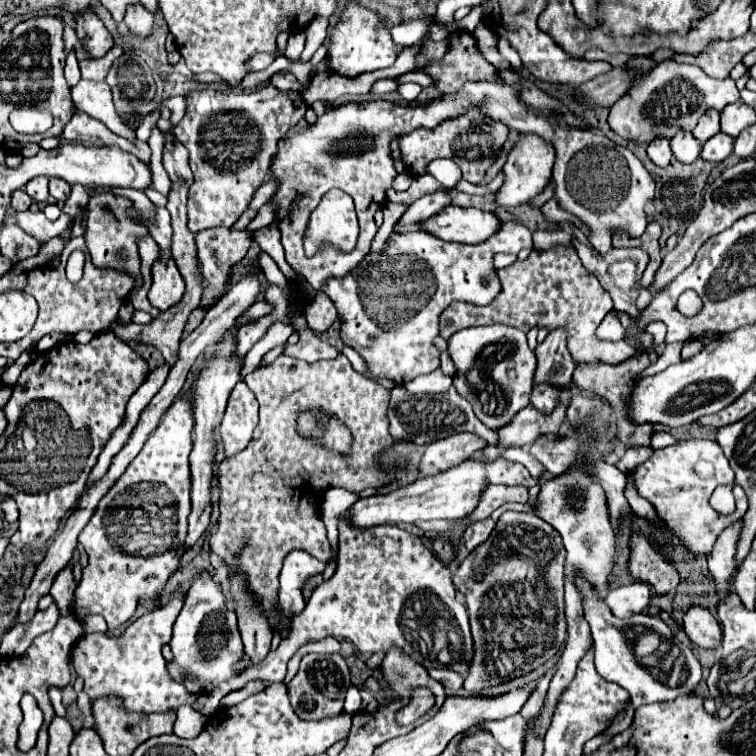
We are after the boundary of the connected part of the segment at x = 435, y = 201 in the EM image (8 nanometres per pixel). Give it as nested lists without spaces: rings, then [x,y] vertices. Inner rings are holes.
[[[438,191],[438,193],[434,193],[434,195],[424,195],[424,197],[420,197],[418,201],[414,201],[414,203],[404,211],[404,215],[398,219],[398,223],[394,225],[394,233],[398,233],[398,229],[402,229],[402,227],[406,227],[406,225],[426,221],[426,219],[432,217],[434,213],[442,211],[448,203],[450,203],[448,191]]]

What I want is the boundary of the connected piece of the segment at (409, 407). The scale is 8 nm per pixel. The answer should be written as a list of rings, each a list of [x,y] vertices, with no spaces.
[[[394,387],[390,391],[390,405],[388,405],[388,421],[390,421],[390,435],[394,439],[410,439],[416,445],[428,445],[428,441],[436,437],[448,437],[448,433],[470,431],[484,441],[496,441],[496,433],[482,425],[474,415],[468,401],[464,401],[454,387],[448,389],[444,395],[412,395],[404,387]]]

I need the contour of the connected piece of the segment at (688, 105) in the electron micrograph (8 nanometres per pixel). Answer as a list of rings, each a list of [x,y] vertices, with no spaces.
[[[672,59],[654,65],[650,71],[640,71],[640,75],[632,79],[636,79],[632,87],[610,107],[608,125],[624,139],[644,145],[656,137],[672,139],[680,131],[692,131],[708,109],[720,113],[726,105],[740,99],[734,79],[712,79],[698,65],[676,63]]]

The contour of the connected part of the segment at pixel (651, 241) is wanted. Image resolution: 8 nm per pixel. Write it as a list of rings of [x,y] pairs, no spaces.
[[[650,221],[650,223],[648,223],[648,229],[646,229],[638,239],[632,239],[632,237],[616,237],[616,241],[612,241],[612,245],[618,247],[618,249],[638,247],[638,249],[644,249],[644,251],[648,253],[650,261],[648,261],[646,271],[644,271],[642,277],[640,277],[640,287],[648,287],[648,285],[652,283],[652,277],[654,277],[656,269],[660,267],[662,255],[660,255],[658,237],[660,237],[660,225],[658,225],[656,221]]]

